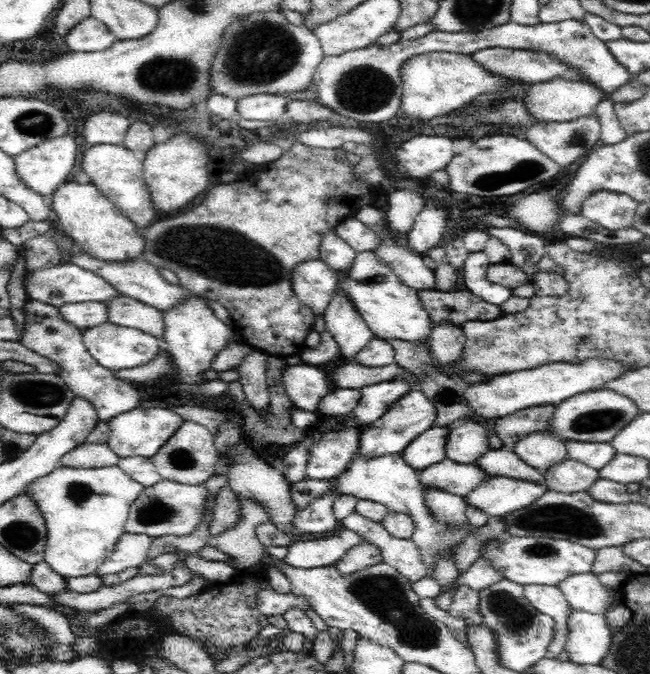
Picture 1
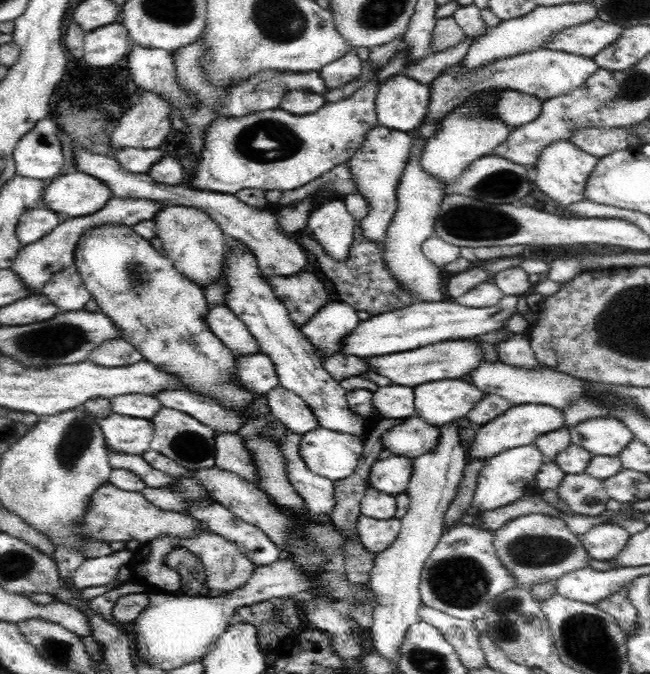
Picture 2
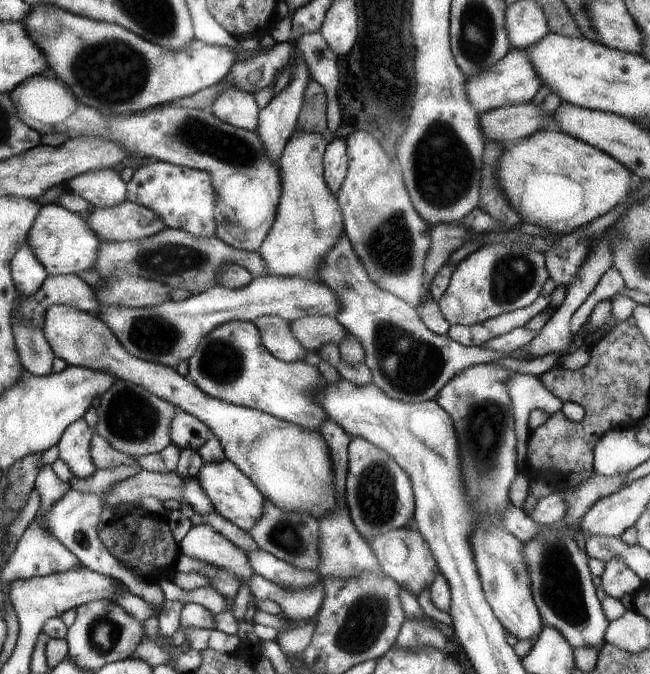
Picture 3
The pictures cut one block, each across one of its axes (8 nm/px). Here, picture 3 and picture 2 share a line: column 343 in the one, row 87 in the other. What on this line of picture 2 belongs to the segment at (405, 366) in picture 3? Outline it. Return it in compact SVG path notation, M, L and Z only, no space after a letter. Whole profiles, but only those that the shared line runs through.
M267 68L255 72L245 81L230 88L222 108L218 108L220 115L242 116L254 111L276 108L288 91L310 90L314 94L323 94L328 91L320 71L288 71L276 68Z

